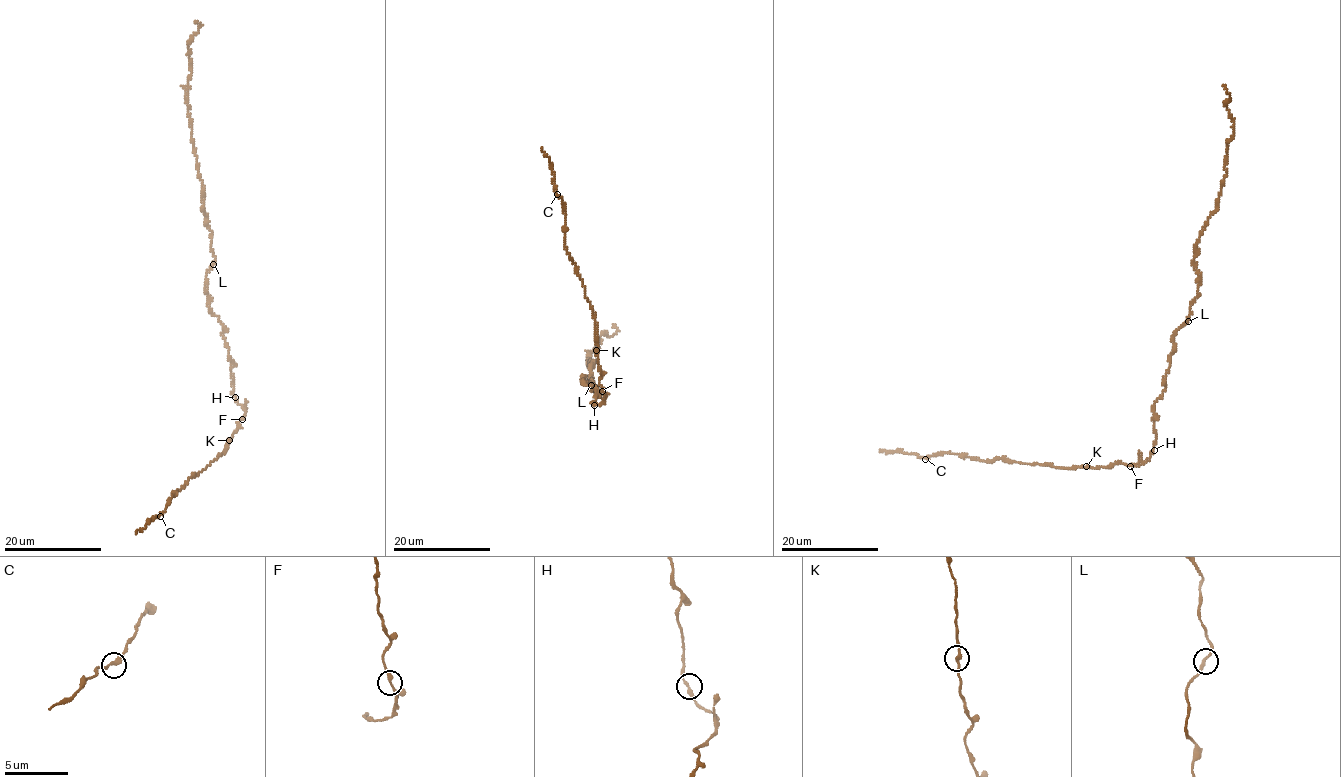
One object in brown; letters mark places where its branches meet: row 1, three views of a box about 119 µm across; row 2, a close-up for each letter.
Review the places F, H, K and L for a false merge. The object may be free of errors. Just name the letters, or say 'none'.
none

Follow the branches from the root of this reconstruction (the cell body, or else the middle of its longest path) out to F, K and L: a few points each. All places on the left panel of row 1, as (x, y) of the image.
F: (227, 346), (233, 394), (245, 409), (242, 419)
K: (227, 346), (233, 394), (245, 412), (228, 440)
L: (227, 346), (222, 323), (208, 307), (206, 275), (213, 264)

